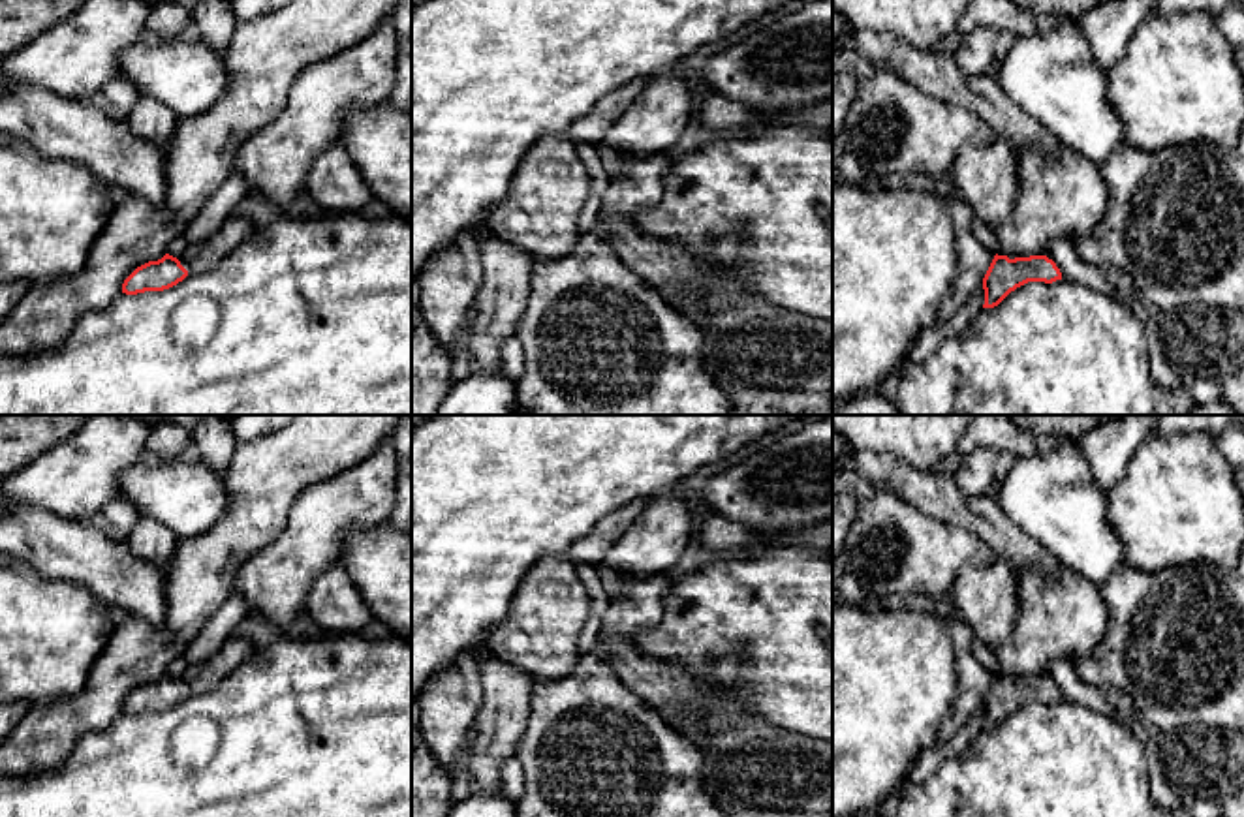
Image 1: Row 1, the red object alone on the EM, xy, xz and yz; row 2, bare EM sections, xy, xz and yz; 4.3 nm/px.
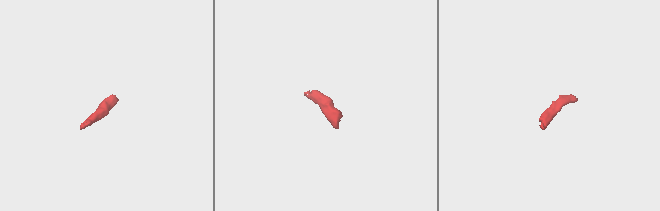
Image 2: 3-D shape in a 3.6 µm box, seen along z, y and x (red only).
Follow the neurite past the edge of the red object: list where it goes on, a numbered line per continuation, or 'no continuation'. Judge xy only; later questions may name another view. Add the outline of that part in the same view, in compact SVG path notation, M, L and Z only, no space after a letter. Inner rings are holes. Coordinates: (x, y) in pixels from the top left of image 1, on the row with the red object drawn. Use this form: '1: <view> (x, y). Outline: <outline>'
no continuation

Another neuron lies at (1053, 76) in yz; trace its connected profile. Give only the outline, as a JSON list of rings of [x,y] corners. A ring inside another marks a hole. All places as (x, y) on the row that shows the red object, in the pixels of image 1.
[[[1064,21],[1049,32],[1017,36],[992,75],[1022,113],[1035,118],[1062,146],[1088,158],[1094,165],[1101,167],[1112,150],[1126,145],[1122,120],[1107,98],[1107,71],[1096,62],[1075,21]]]

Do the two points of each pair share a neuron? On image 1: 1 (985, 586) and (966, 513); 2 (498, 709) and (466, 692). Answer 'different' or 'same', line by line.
1: different
2: different

